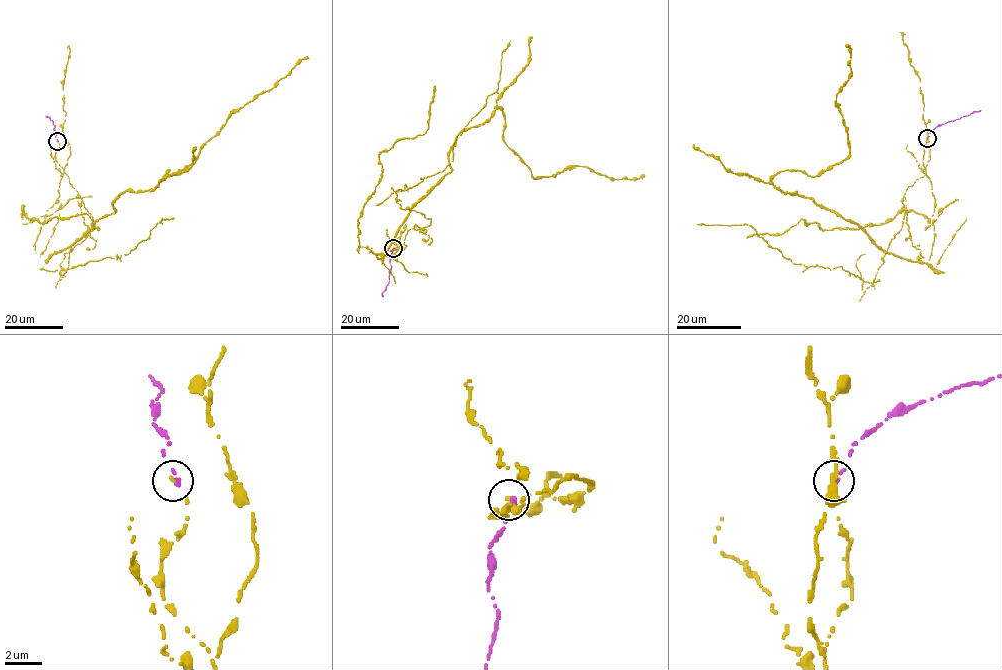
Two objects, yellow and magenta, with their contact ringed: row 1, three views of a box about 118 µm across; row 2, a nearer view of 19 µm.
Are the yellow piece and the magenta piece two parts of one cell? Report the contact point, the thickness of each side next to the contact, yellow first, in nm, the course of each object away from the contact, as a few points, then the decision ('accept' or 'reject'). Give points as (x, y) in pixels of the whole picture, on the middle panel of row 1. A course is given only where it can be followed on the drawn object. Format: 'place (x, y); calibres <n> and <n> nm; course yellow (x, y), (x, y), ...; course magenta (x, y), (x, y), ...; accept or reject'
place (393, 248); calibres 160 and 240 nm; course yellow (393, 248), (430, 225), (410, 209), (451, 171), (457, 136), (496, 108), (534, 178), (577, 166), (645, 175); course magenta (393, 248), (389, 281), (383, 296); reject

